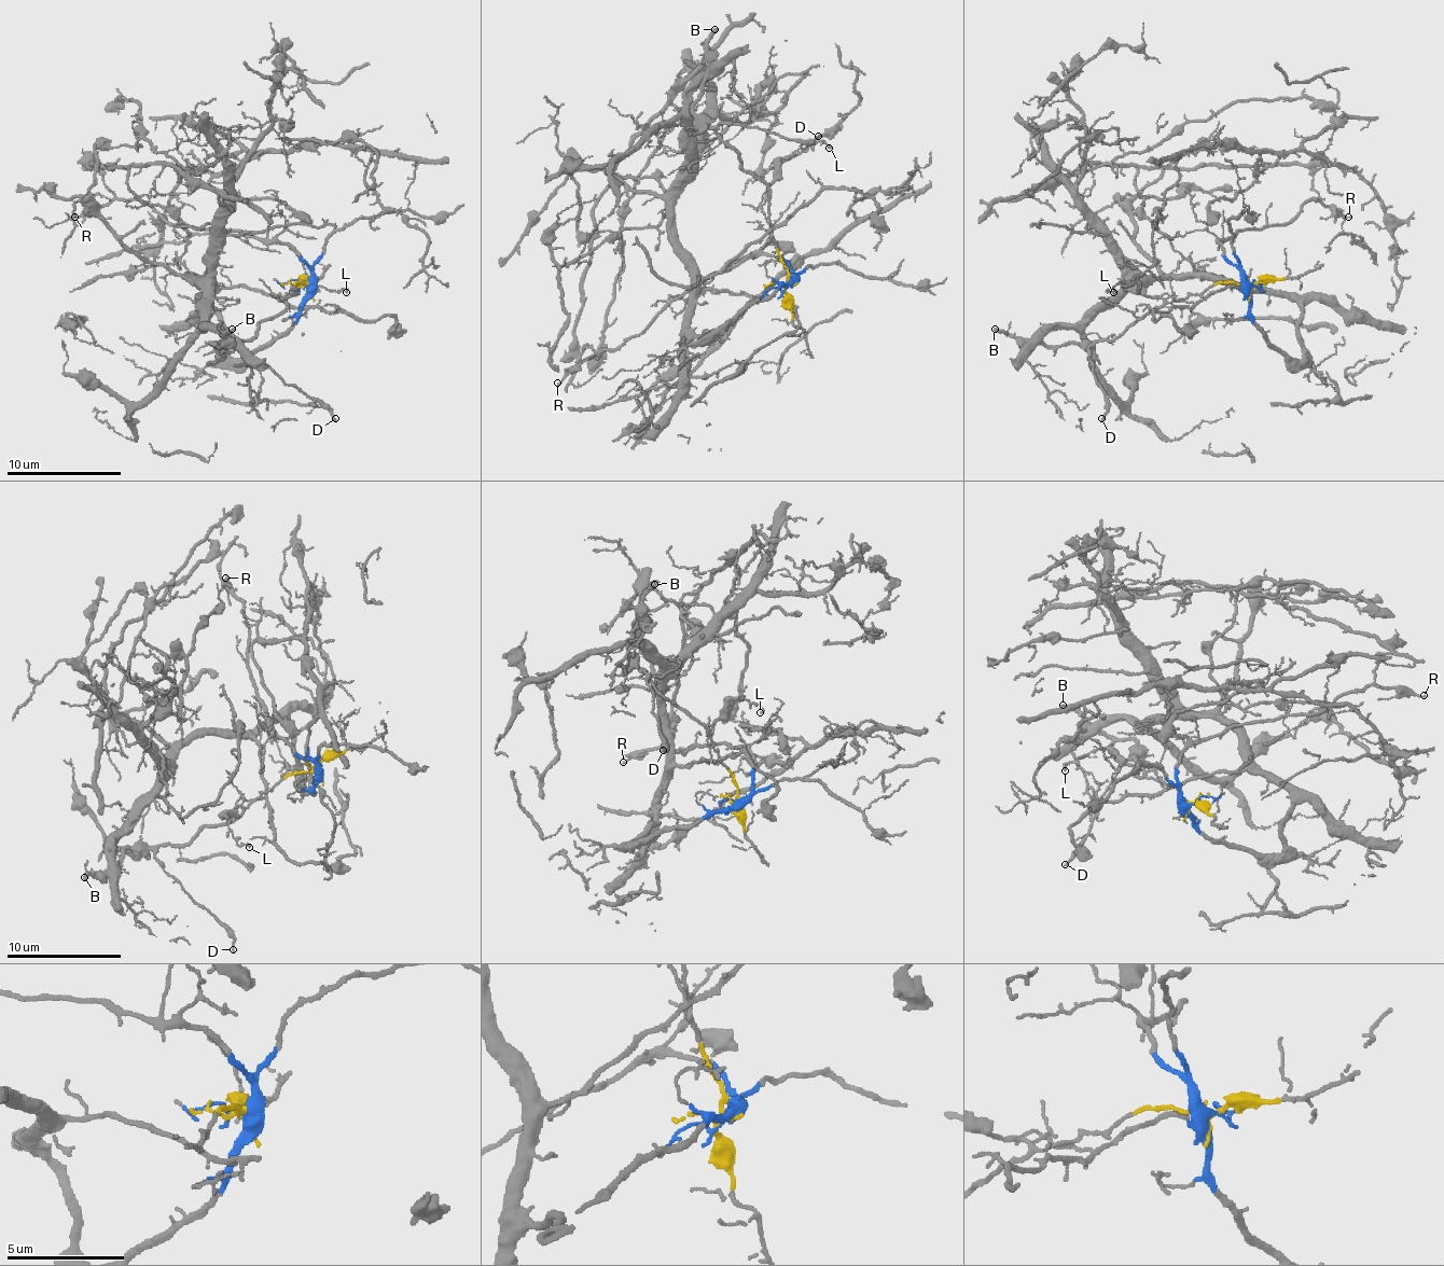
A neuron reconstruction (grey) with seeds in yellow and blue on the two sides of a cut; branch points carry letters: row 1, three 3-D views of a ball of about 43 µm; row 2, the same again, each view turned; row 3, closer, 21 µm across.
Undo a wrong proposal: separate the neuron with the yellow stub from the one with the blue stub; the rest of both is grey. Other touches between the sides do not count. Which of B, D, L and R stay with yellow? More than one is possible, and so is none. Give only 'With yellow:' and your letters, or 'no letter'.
With yellow: B, D, L

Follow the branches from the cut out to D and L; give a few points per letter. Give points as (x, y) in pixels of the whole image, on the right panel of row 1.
D: (1249, 284), (1221, 282), (1155, 307), (1115, 339), (1098, 339), (1092, 345), (1092, 373), (1107, 402), (1100, 419)
L: (1249, 284), (1221, 282), (1200, 293), (1172, 302), (1152, 298), (1124, 282), (1107, 290), (1112, 293)

